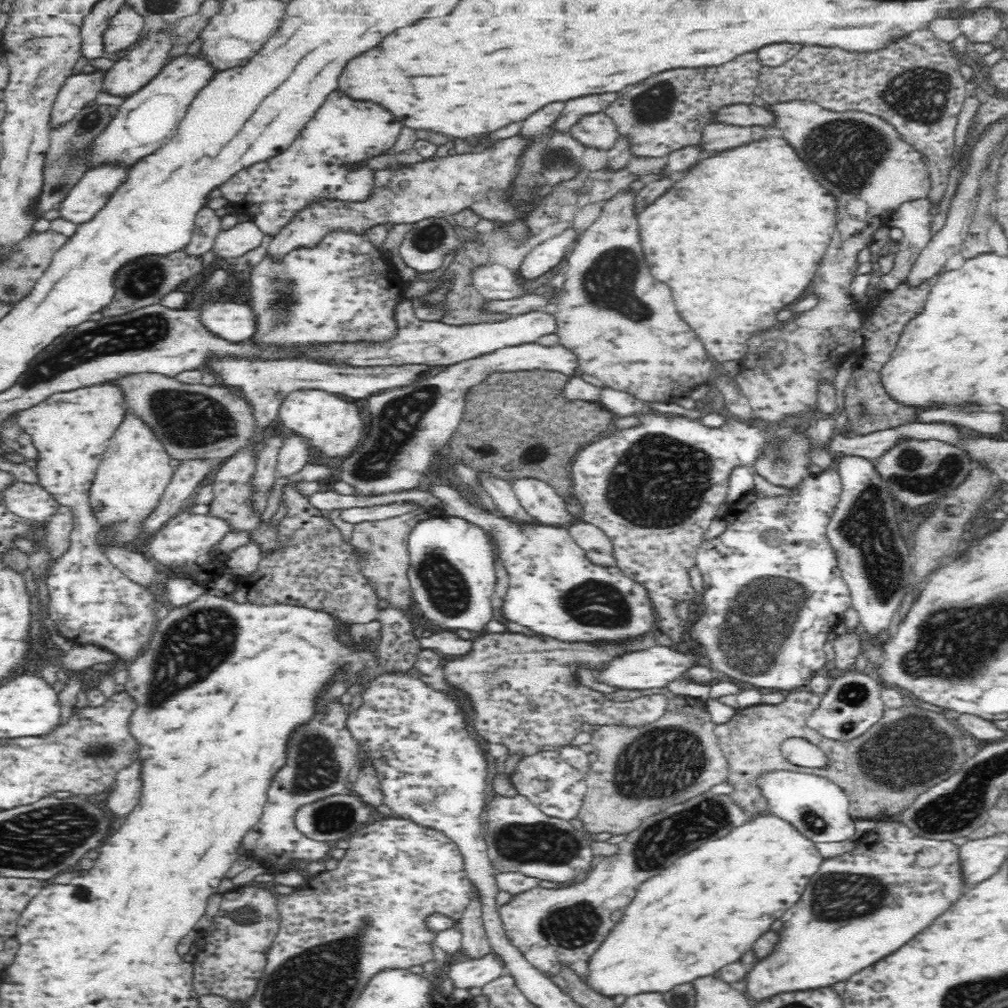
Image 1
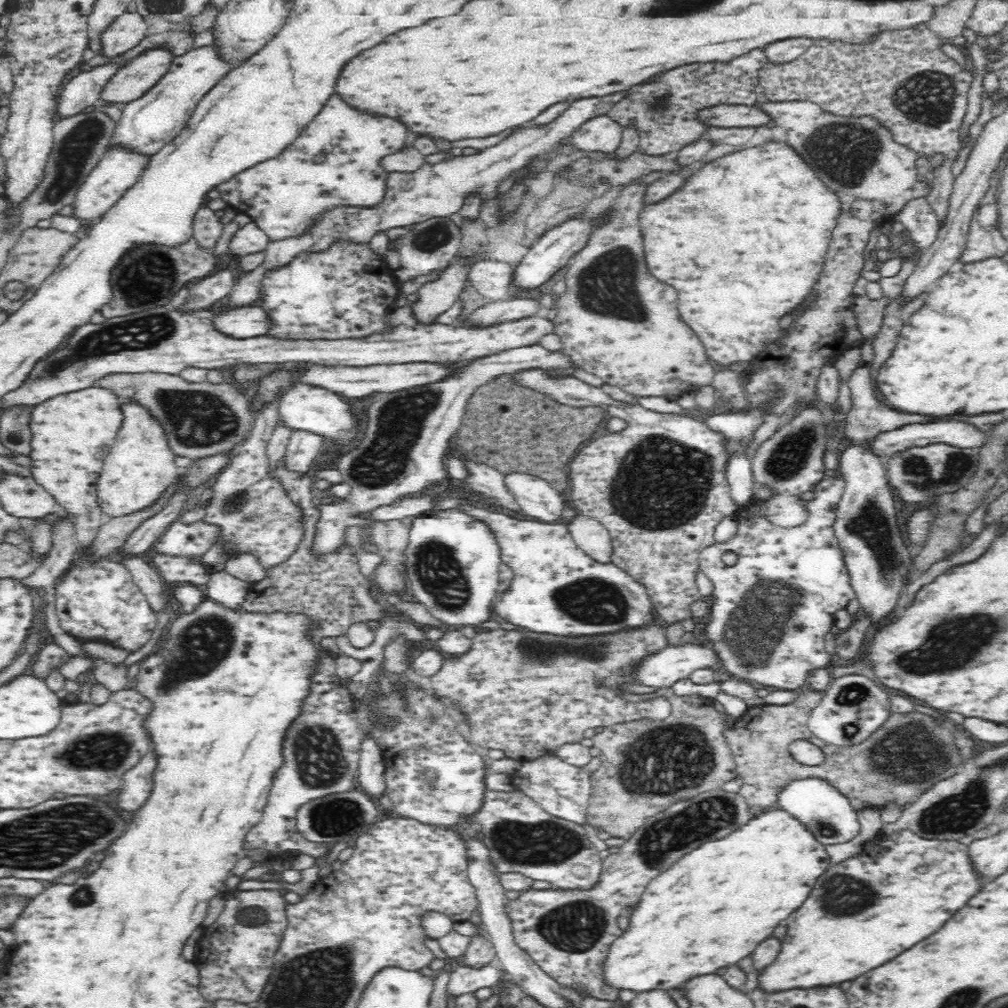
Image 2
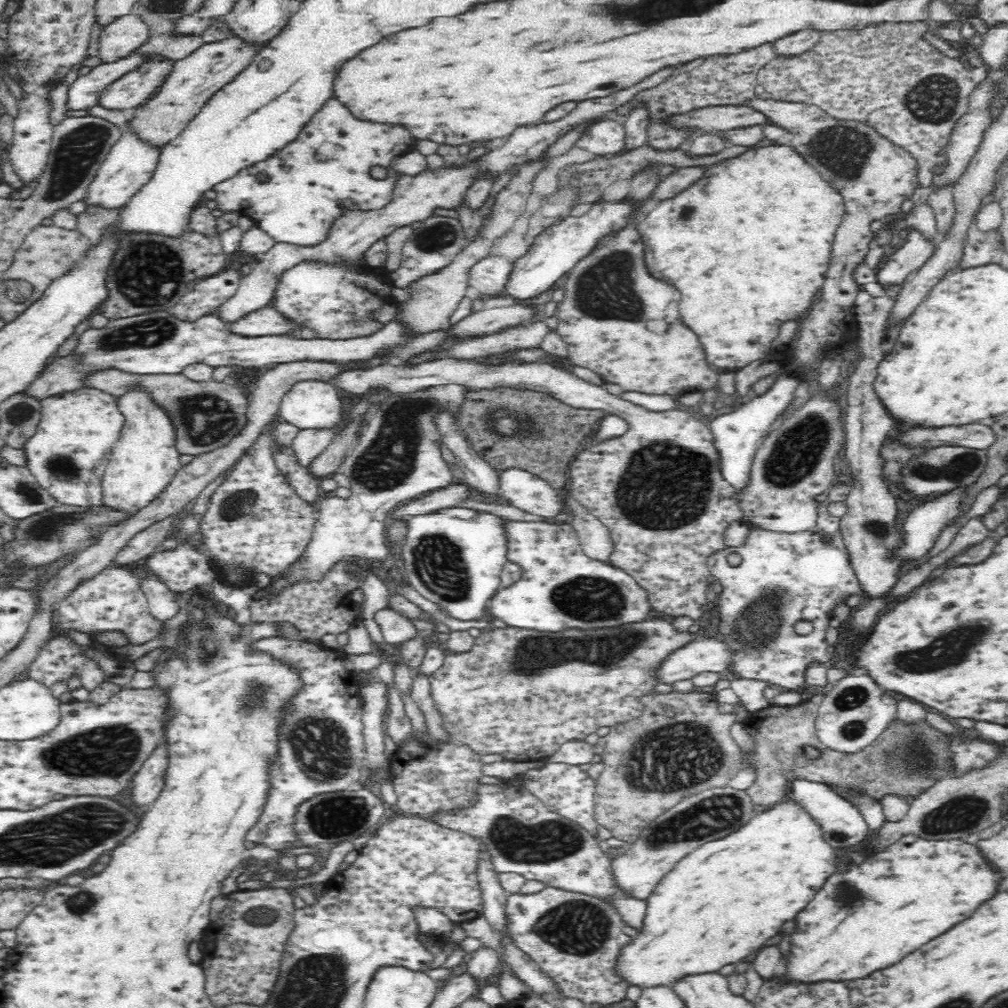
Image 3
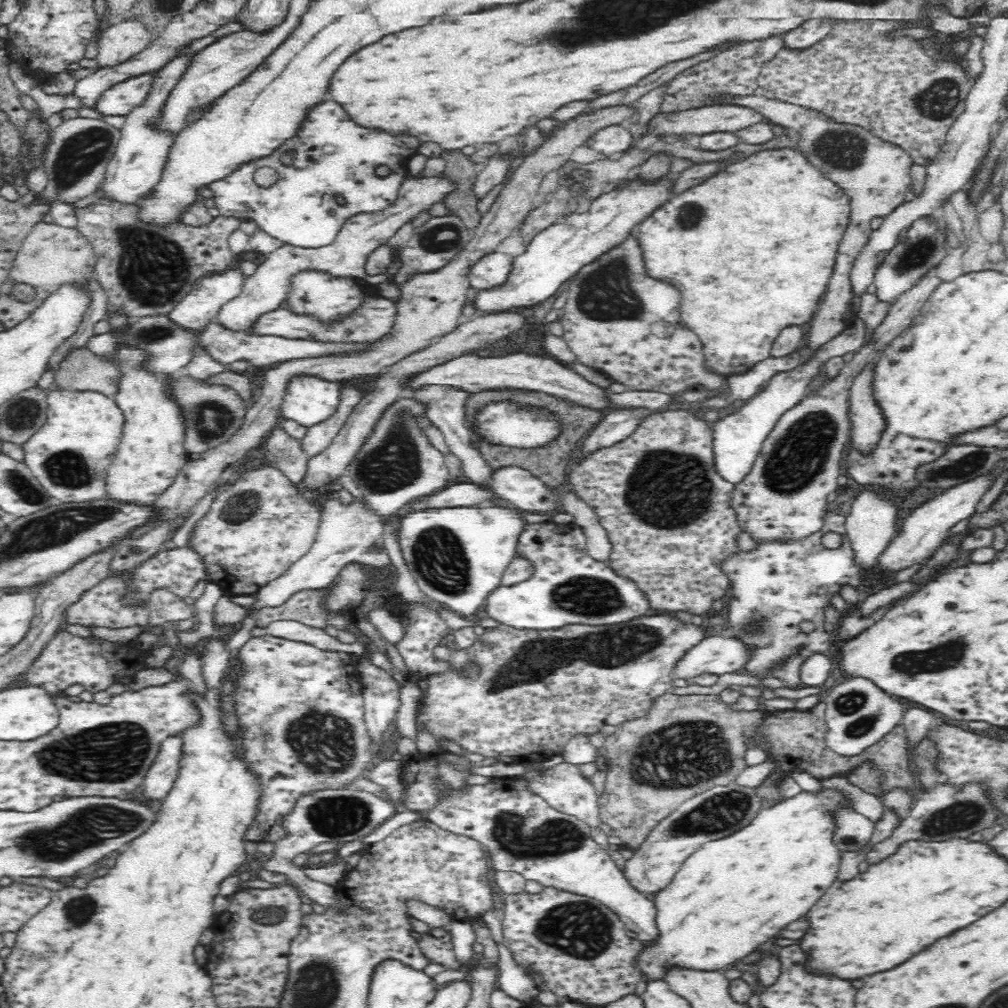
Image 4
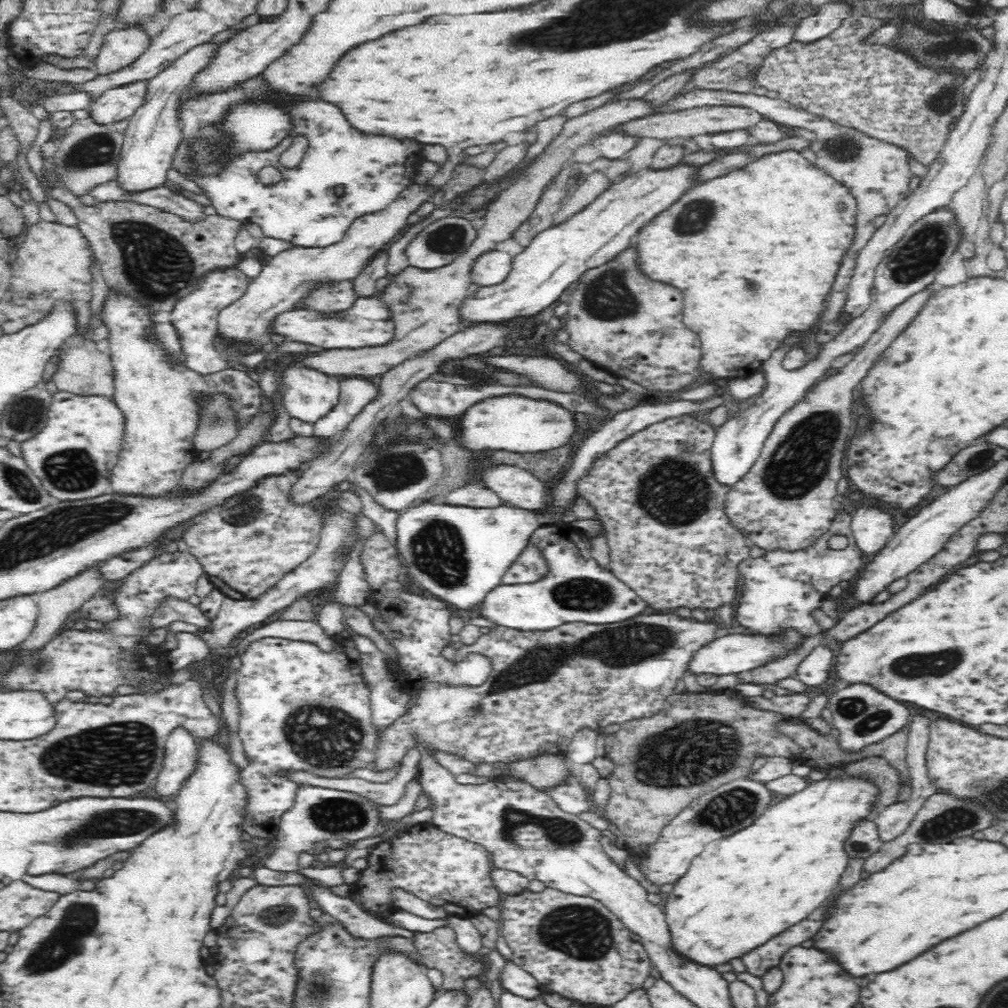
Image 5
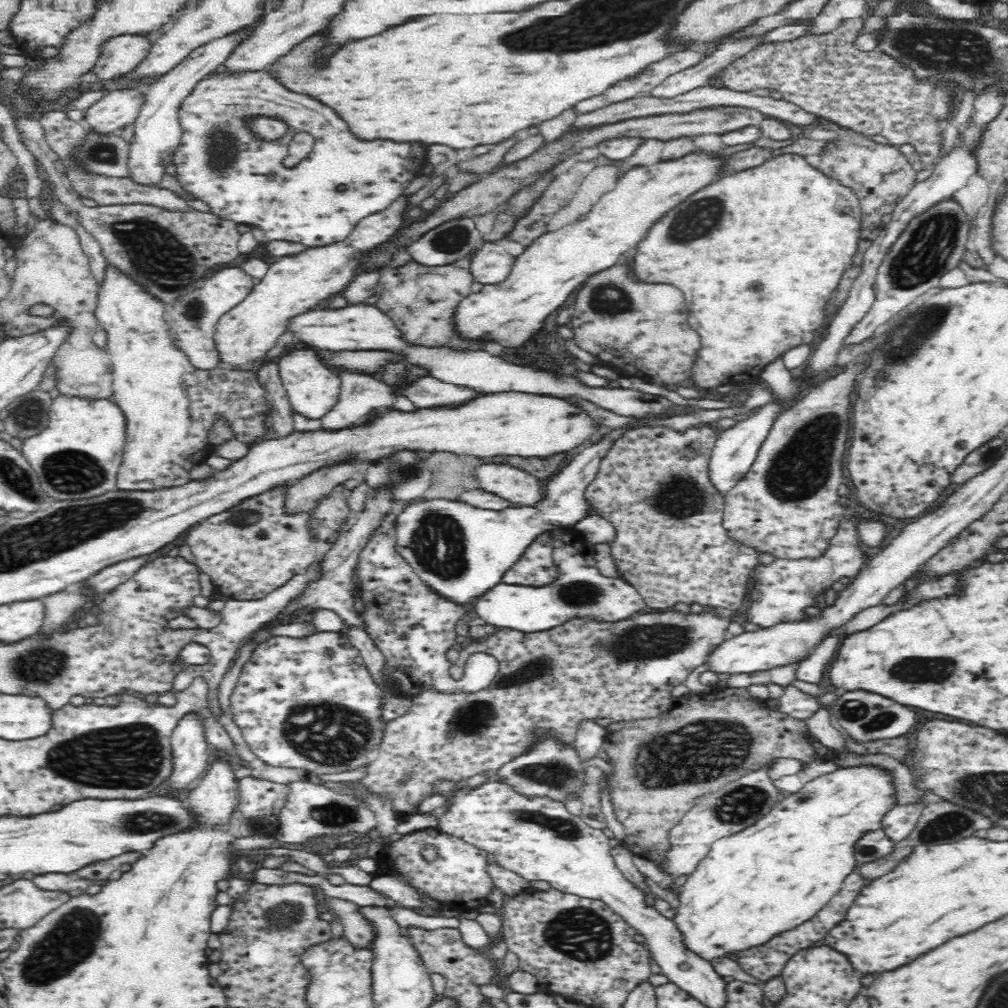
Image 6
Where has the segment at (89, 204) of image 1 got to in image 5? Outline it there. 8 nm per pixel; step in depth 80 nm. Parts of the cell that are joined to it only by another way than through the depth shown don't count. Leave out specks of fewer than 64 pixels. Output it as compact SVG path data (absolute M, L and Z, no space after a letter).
M202 43L185 52L170 66L167 66L154 78L148 79L145 104L127 118L128 128L124 132L120 158L116 162L116 174L113 182L124 192L142 192L162 186L166 182L166 173L172 169L174 154L183 140L178 116L178 99L192 77L209 61L218 44Z

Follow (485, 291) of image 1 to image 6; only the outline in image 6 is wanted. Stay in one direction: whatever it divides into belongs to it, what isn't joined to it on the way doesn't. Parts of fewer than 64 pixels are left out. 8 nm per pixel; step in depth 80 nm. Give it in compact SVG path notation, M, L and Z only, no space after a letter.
M498 243L482 244L470 264L474 280L481 285L502 282L511 271L515 258Z

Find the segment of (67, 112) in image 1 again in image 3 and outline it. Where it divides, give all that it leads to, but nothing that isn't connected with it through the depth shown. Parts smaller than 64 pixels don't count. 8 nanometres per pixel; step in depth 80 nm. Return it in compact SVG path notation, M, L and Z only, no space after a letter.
M130 54L115 60L111 63L100 63L95 68L91 68L88 74L79 76L68 87L68 98L66 98L66 111L86 112L91 107L99 105L99 98L102 91L122 73L132 70L138 63L141 63L147 55Z

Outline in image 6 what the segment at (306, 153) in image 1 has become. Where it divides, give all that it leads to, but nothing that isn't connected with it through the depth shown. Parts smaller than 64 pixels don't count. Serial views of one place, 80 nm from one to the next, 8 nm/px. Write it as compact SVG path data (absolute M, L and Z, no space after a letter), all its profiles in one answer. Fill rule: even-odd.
M214 71L202 79L183 100L179 111L179 124L183 134L176 147L173 164L177 169L180 186L192 196L204 201L211 212L220 218L261 227L270 240L296 242L306 247L323 247L345 240L353 226L368 215L388 208L403 194L412 180L420 175L424 158L424 146L418 142L392 142L392 140L362 140L350 132L348 124L338 116L338 112L308 94L298 94L286 90L268 71L241 74L223 74ZM256 114L280 114L290 126L290 136L284 136L272 146L252 146L248 134L240 130L240 120ZM298 132L308 132L314 136L314 148L298 166L286 168L282 160L288 152L292 136Z

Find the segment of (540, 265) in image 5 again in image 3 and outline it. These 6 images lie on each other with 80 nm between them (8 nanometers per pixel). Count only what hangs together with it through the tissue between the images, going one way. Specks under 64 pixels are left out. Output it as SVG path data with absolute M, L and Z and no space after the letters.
M598 200L584 215L567 216L558 224L549 226L530 243L526 254L513 262L513 269L503 296L512 296L514 299L526 301L528 298L534 298L536 294L549 290L576 264L579 258L594 248L602 236L624 228L625 220L631 212L631 205L628 205L627 201Z

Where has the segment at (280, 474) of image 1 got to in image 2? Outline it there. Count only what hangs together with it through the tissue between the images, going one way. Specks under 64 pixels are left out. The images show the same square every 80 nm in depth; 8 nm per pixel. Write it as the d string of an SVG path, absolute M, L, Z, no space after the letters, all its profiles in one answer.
M292 430L285 444L283 467L288 472L308 472L323 445L320 436L305 430Z

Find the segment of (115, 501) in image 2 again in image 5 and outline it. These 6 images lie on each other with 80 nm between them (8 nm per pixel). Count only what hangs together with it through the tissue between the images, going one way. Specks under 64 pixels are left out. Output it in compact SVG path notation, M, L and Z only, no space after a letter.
M109 293L105 299L101 322L108 328L110 334L110 350L112 350L112 364L114 364L115 392L112 400L120 406L120 410L126 416L126 430L124 430L124 442L120 448L120 458L116 466L110 470L110 484L113 492L122 496L137 496L142 498L160 498L178 484L182 471L187 464L197 458L196 450L193 450L190 440L197 423L197 402L195 398L204 393L224 391L234 401L234 408L242 414L240 427L245 425L247 417L251 417L264 402L261 388L254 379L250 378L246 371L237 369L226 369L216 373L202 375L193 373L185 368L184 364L174 365L161 356L159 344L150 341L145 333L145 328L152 324L149 314L145 308L141 308L135 300L127 296L117 296Z

